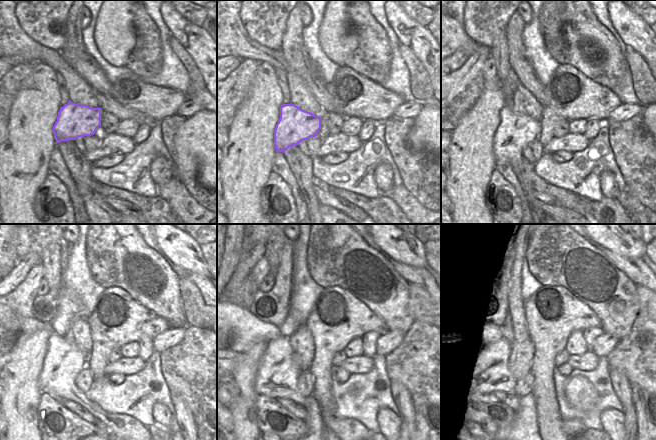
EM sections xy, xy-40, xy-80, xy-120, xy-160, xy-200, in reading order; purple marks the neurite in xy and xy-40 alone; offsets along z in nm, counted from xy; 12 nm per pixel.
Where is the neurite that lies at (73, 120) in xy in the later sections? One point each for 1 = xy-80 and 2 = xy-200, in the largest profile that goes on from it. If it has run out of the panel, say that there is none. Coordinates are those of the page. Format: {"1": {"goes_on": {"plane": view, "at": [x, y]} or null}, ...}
{"1": {"goes_on": {"plane": "xy-80", "at": [515, 132]}}, "2": {"goes_on": {"plane": "xy-200", "at": [492, 374]}}}

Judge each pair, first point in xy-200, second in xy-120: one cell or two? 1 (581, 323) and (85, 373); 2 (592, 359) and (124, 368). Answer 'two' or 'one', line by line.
1: two
2: one

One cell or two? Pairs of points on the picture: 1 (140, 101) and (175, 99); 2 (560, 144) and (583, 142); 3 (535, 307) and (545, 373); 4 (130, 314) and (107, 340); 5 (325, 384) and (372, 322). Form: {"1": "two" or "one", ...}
{"1": "one", "2": "one", "3": "one", "4": "one", "5": "one"}

